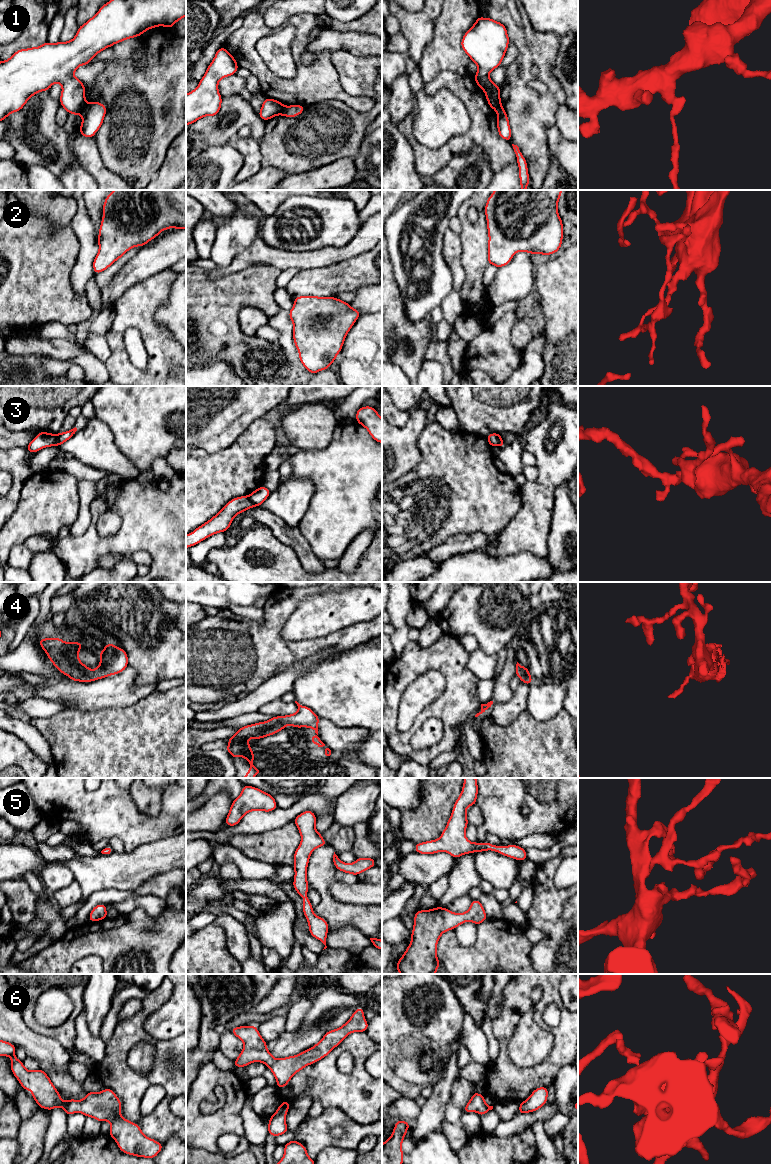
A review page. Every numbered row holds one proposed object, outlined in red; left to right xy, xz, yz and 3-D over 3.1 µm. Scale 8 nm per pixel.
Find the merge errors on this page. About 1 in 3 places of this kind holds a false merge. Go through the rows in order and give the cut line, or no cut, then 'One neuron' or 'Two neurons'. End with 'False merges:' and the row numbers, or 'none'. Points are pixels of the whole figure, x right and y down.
1: Split along xy (88, 103), (81, 114). Two neurons
2: No split. One neuron
3: Split along xy (55, 435), (57, 445). Two neurons
4: No split. One neuron
5: No split. One neuron
6: No split. One neuron
False merges: 1, 3

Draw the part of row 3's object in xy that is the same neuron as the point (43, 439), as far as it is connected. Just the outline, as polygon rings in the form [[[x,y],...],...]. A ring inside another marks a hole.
[[[39,432],[37,436],[27,445],[27,450],[30,453],[36,453],[37,451],[50,447],[57,446],[57,438],[55,434],[48,432]]]

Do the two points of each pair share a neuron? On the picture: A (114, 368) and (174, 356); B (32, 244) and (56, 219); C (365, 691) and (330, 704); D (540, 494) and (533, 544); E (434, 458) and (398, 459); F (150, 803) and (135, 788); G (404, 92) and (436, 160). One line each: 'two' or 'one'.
A: one
B: two
C: one
D: one
E: two
F: one
G: two

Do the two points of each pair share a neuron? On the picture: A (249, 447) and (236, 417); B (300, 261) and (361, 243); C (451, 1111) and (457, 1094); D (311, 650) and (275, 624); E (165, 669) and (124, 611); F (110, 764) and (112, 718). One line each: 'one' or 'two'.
A: two
B: one
C: one
D: one
E: one
F: one

